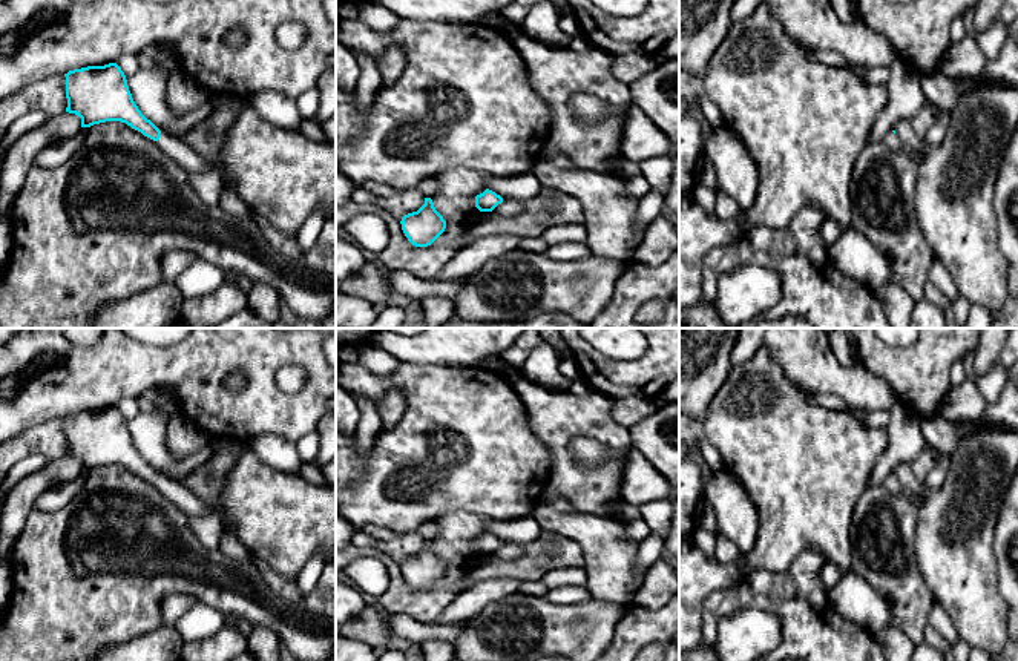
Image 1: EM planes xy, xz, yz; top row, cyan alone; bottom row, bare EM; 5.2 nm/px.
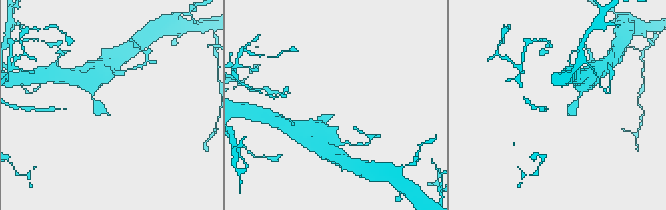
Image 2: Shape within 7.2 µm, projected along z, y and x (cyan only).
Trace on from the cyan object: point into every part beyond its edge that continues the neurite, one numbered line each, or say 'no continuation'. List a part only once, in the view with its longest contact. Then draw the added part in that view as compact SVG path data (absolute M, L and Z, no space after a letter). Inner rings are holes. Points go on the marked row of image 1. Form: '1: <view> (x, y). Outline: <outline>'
1: xy (177, 149). Outline: M161 132L156 144L166 155L169 155L190 173L204 173L212 170L210 166L193 149L190 149L182 140L176 136Z

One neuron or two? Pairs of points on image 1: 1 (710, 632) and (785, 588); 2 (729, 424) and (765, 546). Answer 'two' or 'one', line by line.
1: one
2: one

